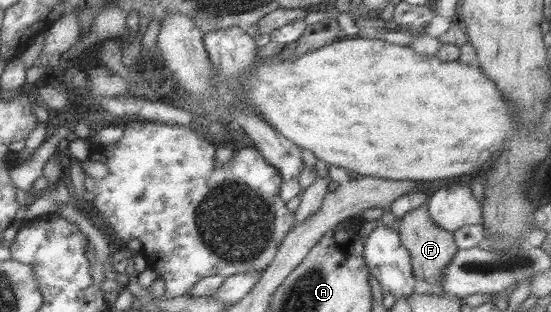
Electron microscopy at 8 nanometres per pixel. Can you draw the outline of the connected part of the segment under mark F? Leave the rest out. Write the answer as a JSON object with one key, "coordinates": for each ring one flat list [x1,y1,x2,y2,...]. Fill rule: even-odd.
{"coordinates":[[427,204,409,210,409,213,399,220,397,233,400,244,407,249,409,254,415,280,421,280,438,288,438,282,441,282,441,272,445,272,445,266,449,266,457,250,453,234,433,224,433,220,427,214]]}

